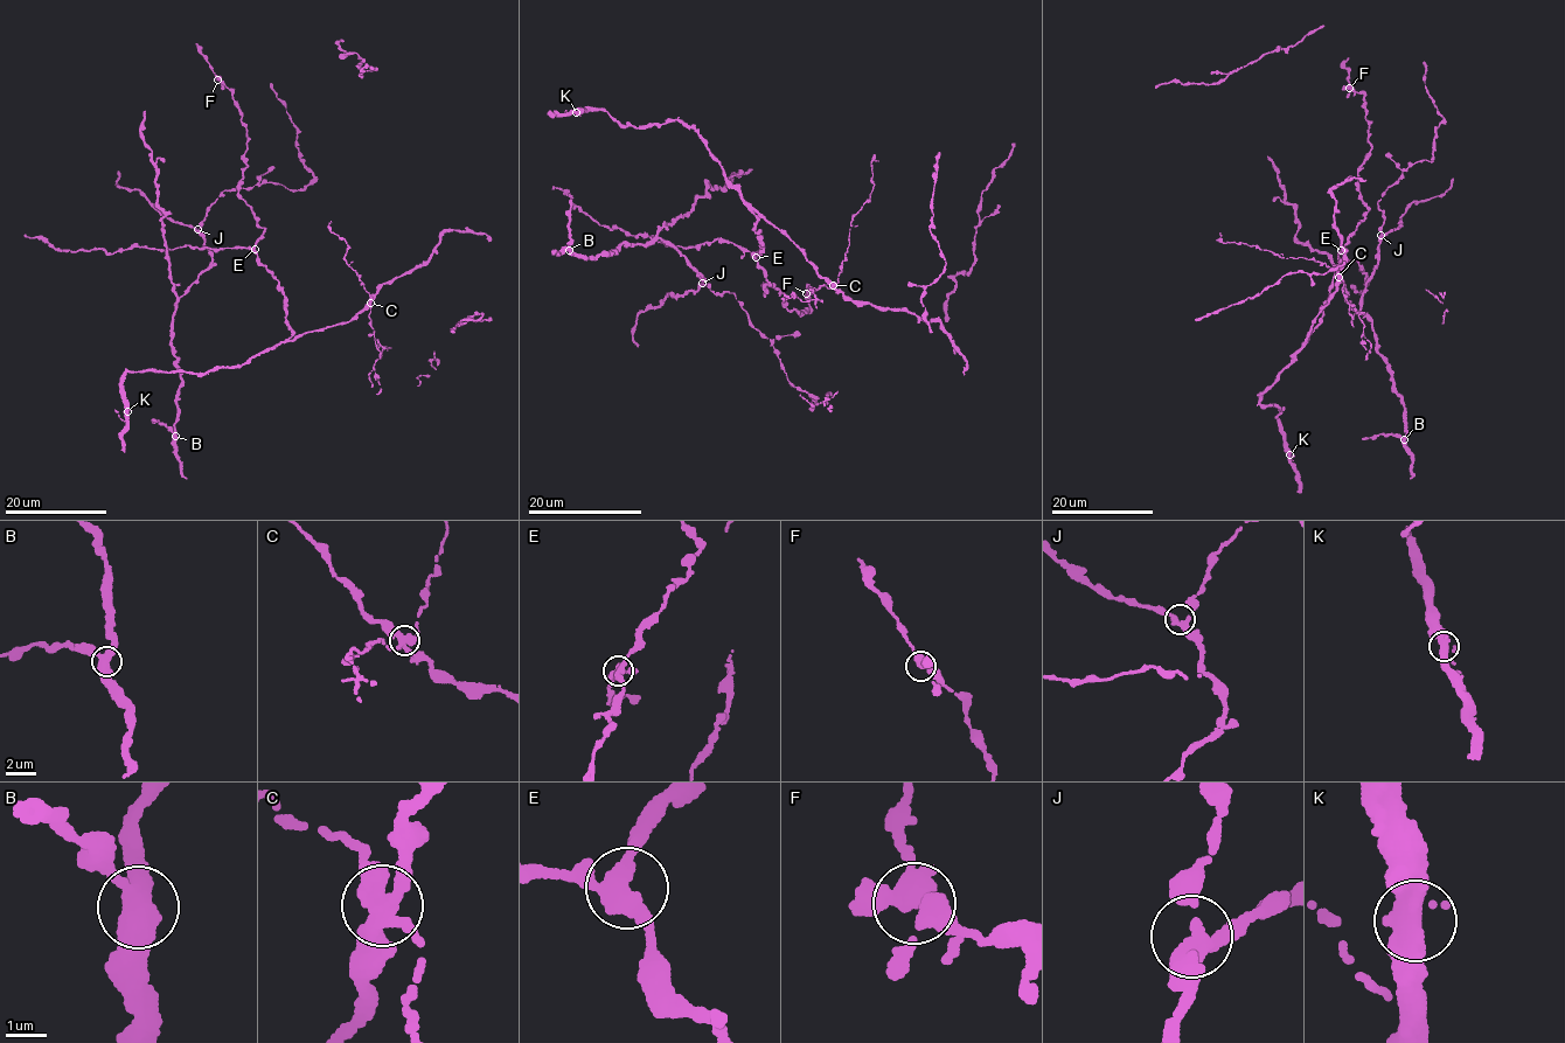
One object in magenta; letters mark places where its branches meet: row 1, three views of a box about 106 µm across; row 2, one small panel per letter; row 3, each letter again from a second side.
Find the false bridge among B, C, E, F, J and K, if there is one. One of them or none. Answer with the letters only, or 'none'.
C

